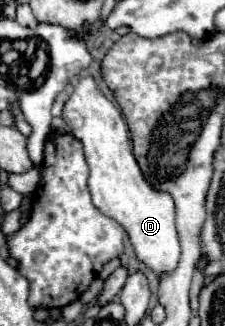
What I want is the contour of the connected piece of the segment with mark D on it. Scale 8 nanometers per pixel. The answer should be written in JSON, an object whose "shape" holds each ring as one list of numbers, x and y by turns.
{"shape":[[91,75,79,77,73,81,73,85,75,89,65,101,61,117,65,119,71,133,83,145,87,165,89,165,87,187,89,187,93,205,101,213,105,213,107,217,113,217,125,227,137,257,143,263,147,263,157,275,173,271,181,255,181,247,175,231,173,199,169,197,169,193,151,189,149,183,143,179,143,173,133,157,133,145,131,145,127,123,121,117,119,107,101,93,95,79]]}

